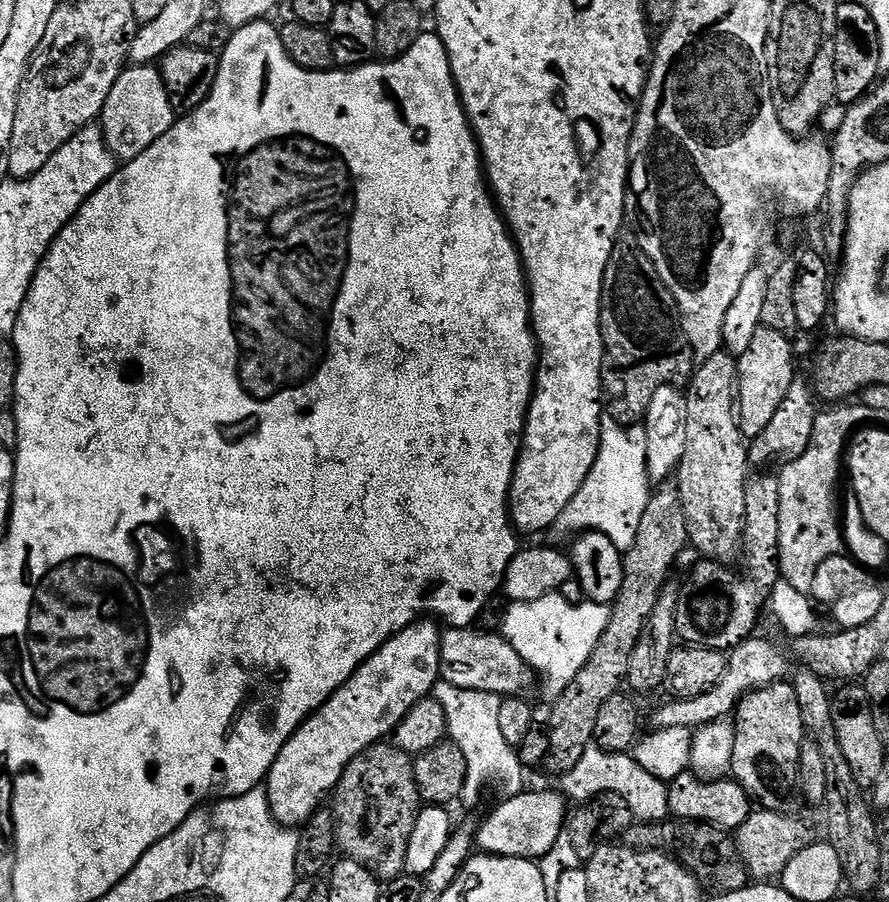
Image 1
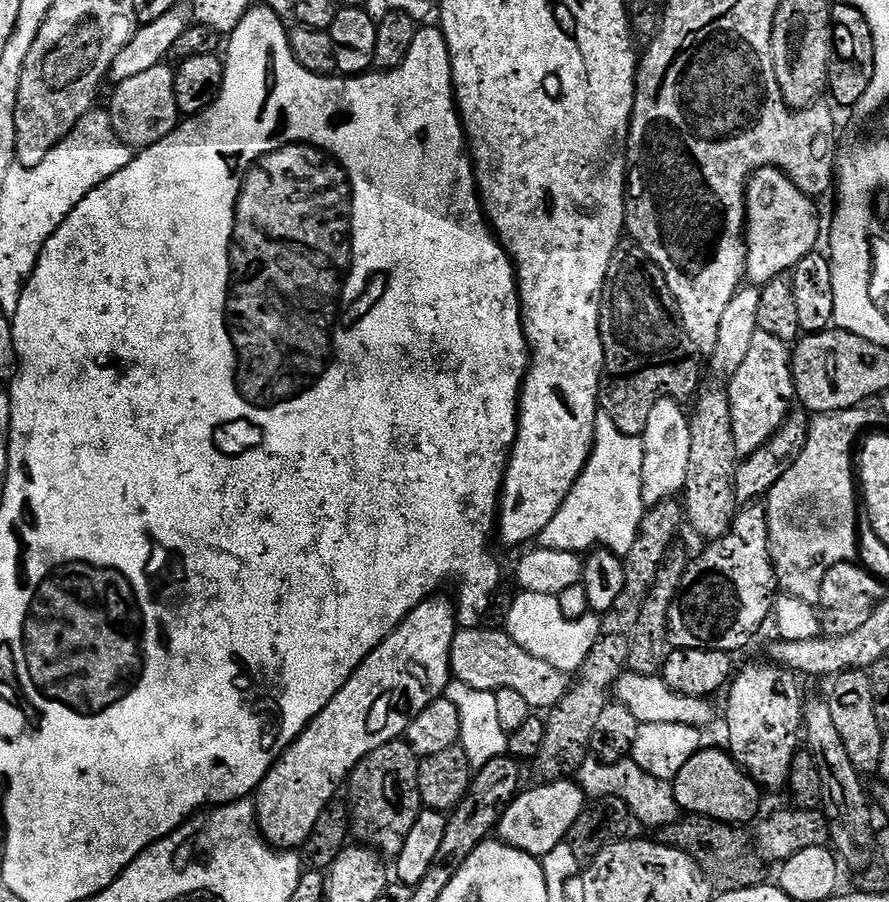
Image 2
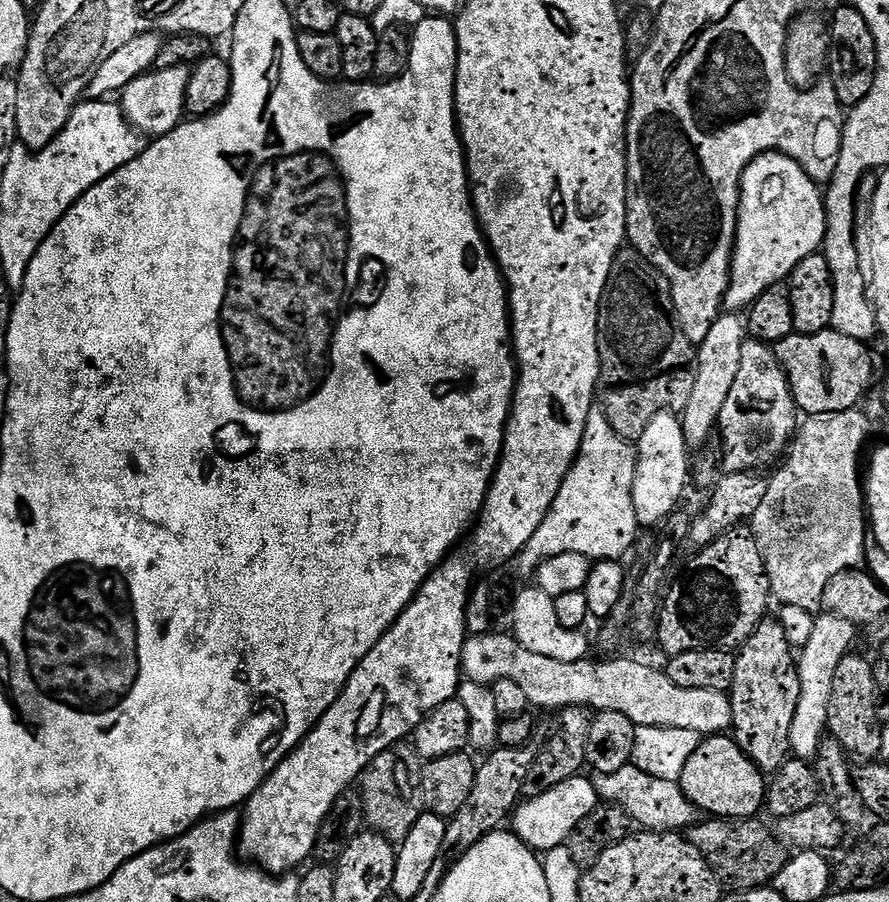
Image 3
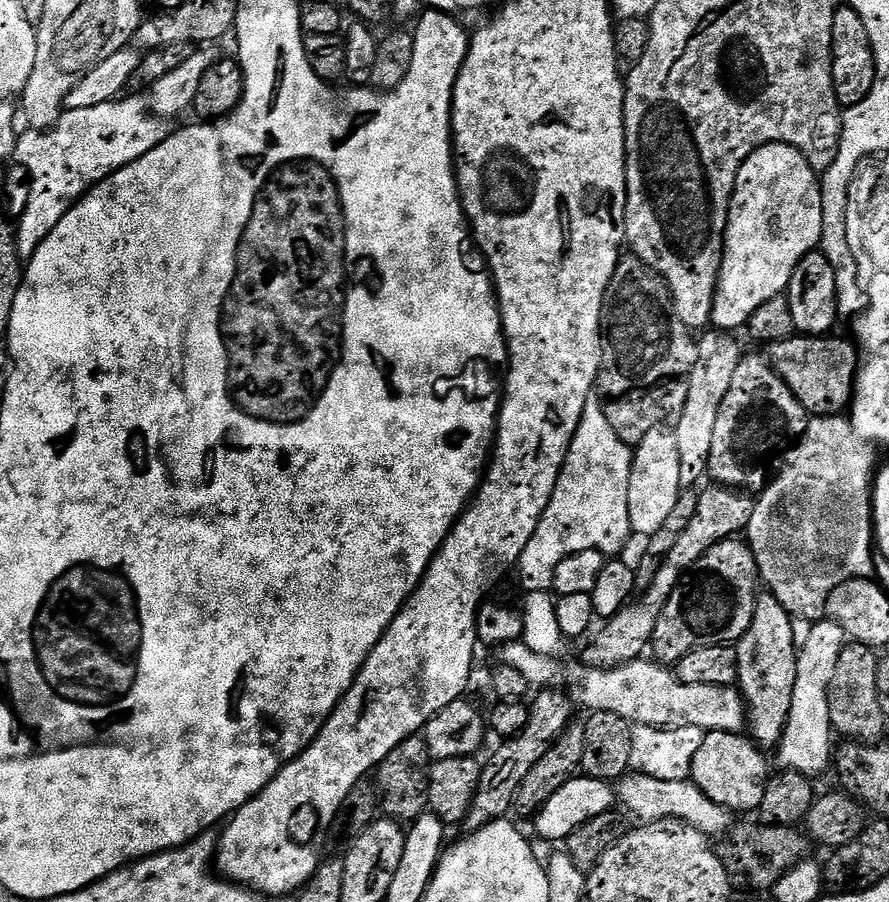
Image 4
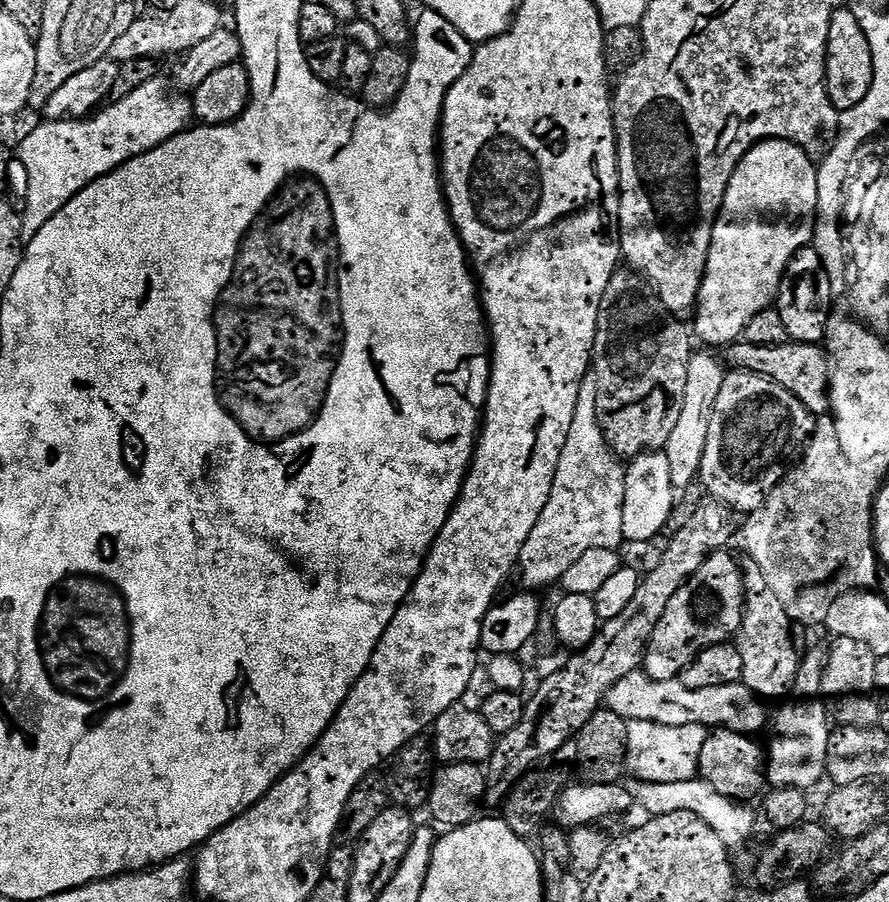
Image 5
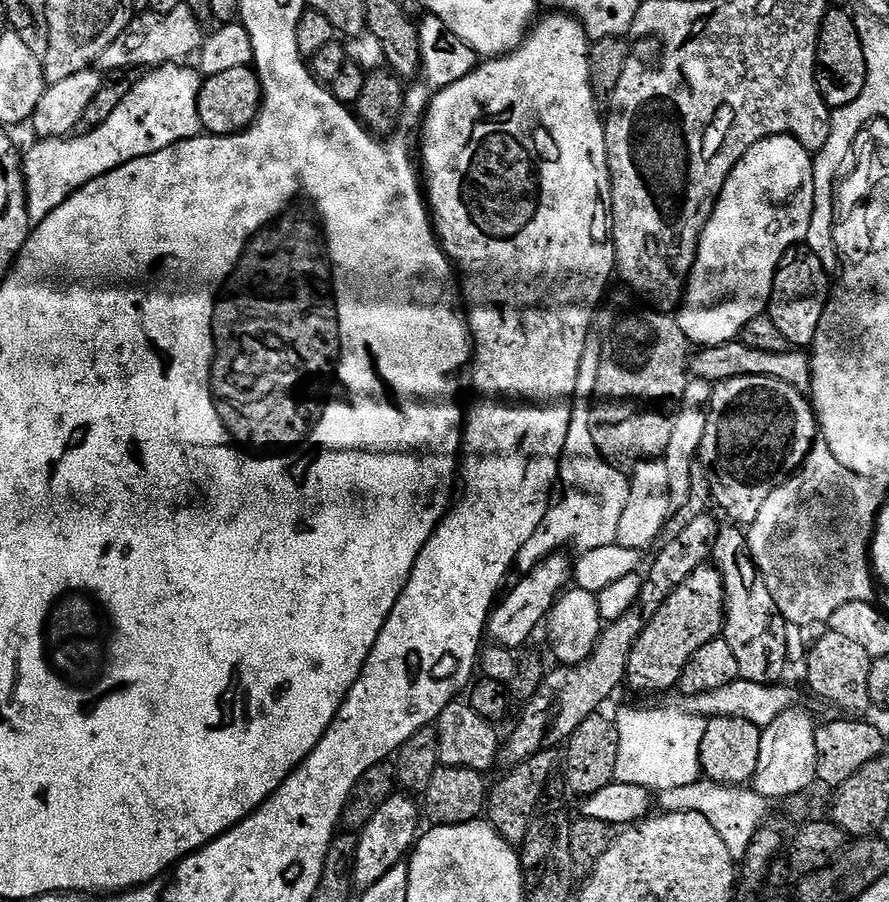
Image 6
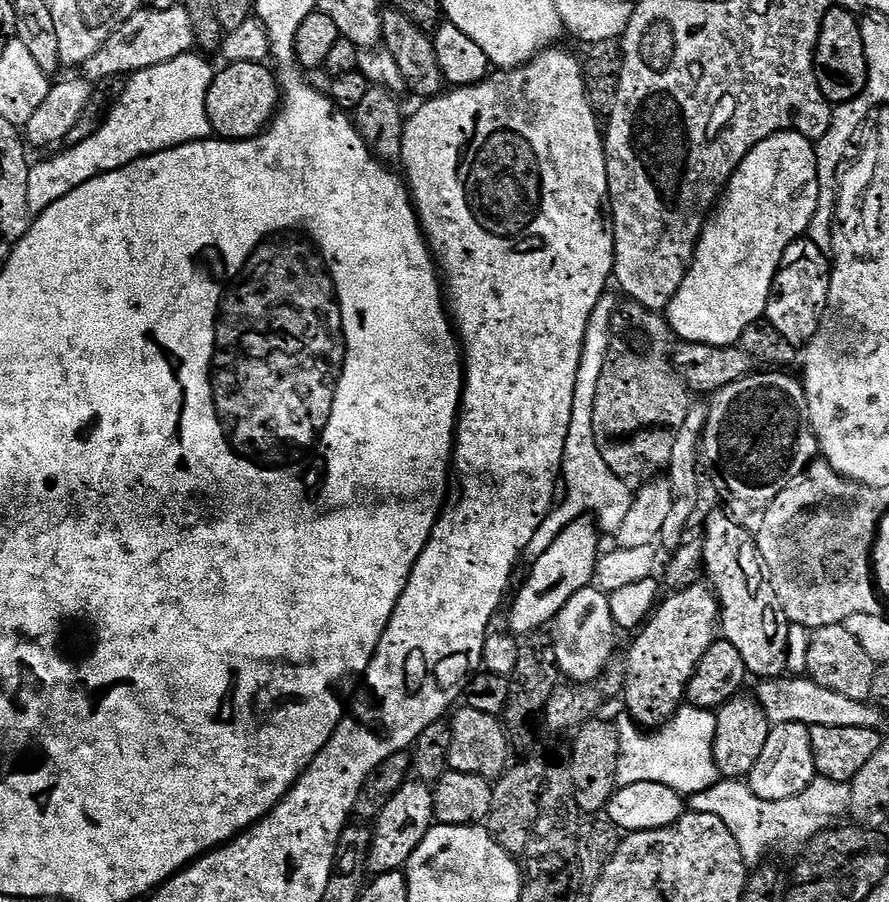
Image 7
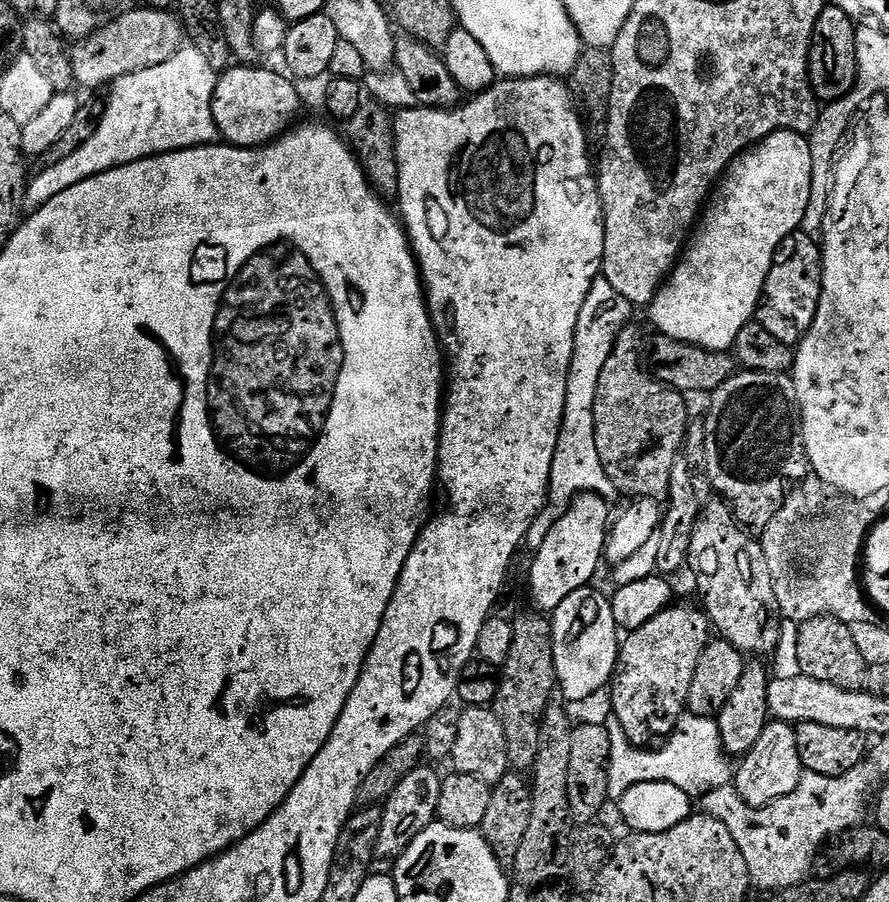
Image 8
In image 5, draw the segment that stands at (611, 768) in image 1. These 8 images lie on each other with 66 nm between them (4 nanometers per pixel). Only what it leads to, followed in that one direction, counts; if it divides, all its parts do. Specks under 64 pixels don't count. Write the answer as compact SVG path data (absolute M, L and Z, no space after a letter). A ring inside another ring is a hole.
M693 778L682 782L650 782L637 783L634 788L634 800L637 805L648 811L649 817L665 816L666 814L674 814L675 812L688 812L692 816L697 816L707 824L708 829L718 838L722 838L722 842L726 846L732 844L740 844L736 846L744 846L748 839L752 840L755 826L755 811L749 807L747 803L737 802L726 798L722 794L718 794L718 790L714 790L708 784L699 778Z

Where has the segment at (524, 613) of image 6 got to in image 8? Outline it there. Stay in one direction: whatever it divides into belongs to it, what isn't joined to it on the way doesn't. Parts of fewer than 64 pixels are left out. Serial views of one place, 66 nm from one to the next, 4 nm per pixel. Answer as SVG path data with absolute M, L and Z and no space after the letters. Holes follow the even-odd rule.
M584 493L569 503L569 508L543 535L544 540L535 556L530 568L530 594L533 604L539 611L553 612L562 602L580 588L587 587L595 576L599 564L603 563L606 547L606 538L612 520L612 513L608 508L609 501L602 496Z

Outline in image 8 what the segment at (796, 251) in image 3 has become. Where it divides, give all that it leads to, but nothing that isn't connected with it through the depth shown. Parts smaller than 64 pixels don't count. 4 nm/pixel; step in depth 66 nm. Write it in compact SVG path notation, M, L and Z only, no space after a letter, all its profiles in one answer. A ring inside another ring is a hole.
M775 132L760 141L760 143L753 144L745 152L741 152L732 161L728 171L720 177L714 189L714 195L707 201L706 207L699 217L698 227L695 229L694 235L689 239L680 259L676 261L676 267L669 272L667 280L657 290L652 303L647 305L646 312L648 312L649 318L652 319L653 326L657 328L655 331L659 335L669 336L678 342L693 344L699 348L704 348L708 352L727 352L735 345L738 338L738 330L742 330L742 326L753 323L756 307L760 305L760 295L764 289L766 278L770 274L770 266L774 262L776 251L780 249L787 236L792 235L793 232L801 227L807 206L810 205L812 176L808 139L807 135L798 132Z

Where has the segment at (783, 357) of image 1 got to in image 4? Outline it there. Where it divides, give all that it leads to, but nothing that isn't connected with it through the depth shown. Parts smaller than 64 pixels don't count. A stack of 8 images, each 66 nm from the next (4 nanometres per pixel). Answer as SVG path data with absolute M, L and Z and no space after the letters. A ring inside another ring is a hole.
M745 355L737 367L734 380L730 384L725 398L722 399L721 409L714 425L714 438L710 442L708 454L709 477L713 476L717 485L727 489L745 490L756 488L760 490L769 483L768 467L772 464L772 456L787 453L790 445L804 432L806 413L794 398L794 394L786 387L780 377L776 375L773 365L760 356Z

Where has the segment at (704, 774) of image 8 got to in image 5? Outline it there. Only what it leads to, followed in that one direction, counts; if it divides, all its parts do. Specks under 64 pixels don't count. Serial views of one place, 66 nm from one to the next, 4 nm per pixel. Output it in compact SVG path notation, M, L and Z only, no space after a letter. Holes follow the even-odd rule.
M631 720L627 723L626 763L625 769L636 776L641 783L682 782L693 779L700 767L702 746L706 742L708 732L700 724L694 726L662 726L658 723Z

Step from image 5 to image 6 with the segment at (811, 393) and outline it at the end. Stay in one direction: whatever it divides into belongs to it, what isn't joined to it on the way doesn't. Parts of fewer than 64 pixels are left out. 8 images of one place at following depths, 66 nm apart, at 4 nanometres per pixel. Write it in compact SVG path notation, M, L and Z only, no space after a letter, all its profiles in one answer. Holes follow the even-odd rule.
M737 338L719 344L713 348L700 348L691 357L690 372L695 379L706 380L715 386L730 378L743 376L765 376L778 378L778 382L786 382L786 386L794 386L805 394L812 391L812 358L807 351L789 350L786 352L771 352L770 350L754 350L754 346L746 346Z

